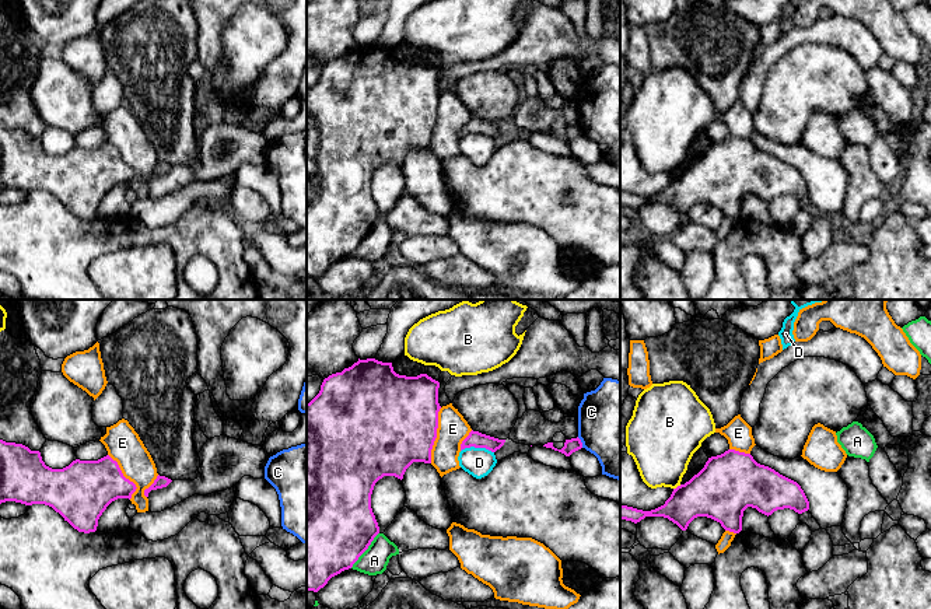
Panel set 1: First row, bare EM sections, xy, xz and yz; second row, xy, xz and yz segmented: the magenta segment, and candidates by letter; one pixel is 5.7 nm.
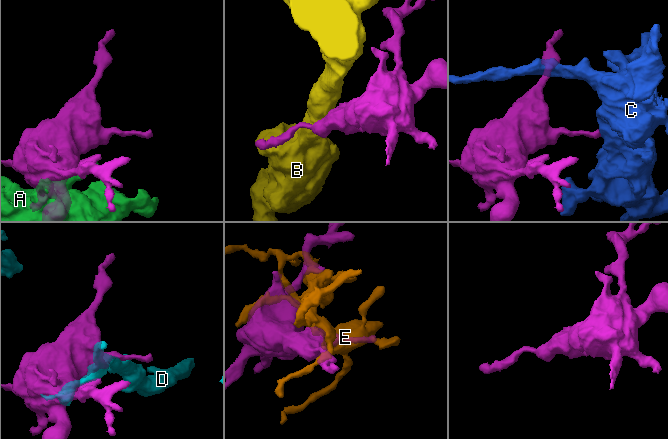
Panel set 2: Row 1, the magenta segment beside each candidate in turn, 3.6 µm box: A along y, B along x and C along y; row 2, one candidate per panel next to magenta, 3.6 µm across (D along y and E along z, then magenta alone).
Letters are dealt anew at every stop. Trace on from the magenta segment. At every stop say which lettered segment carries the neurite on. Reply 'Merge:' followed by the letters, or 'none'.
Merge: none

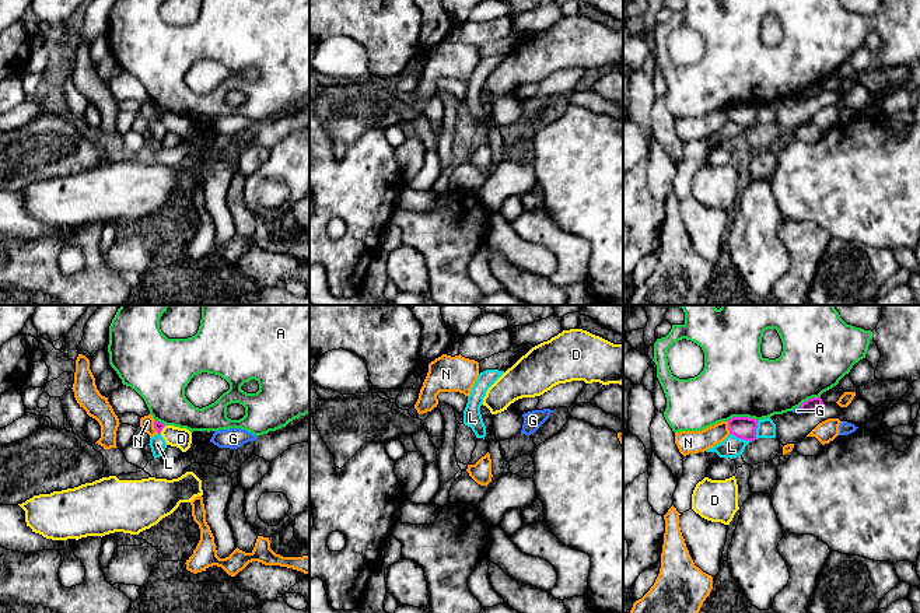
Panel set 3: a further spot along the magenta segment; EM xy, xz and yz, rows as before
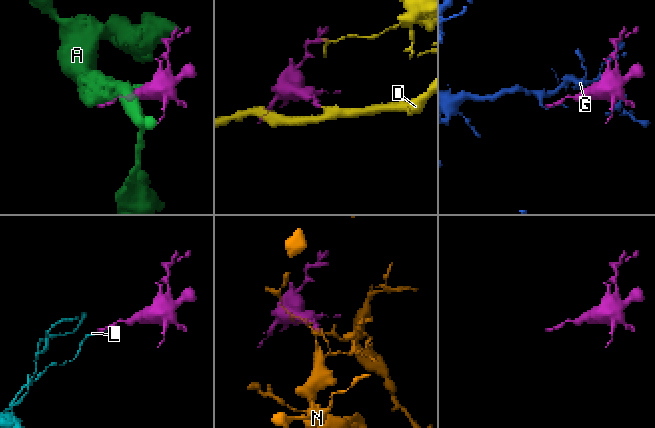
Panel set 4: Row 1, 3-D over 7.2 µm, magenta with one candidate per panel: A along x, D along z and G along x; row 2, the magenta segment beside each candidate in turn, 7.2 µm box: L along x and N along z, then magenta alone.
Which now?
Merge: none

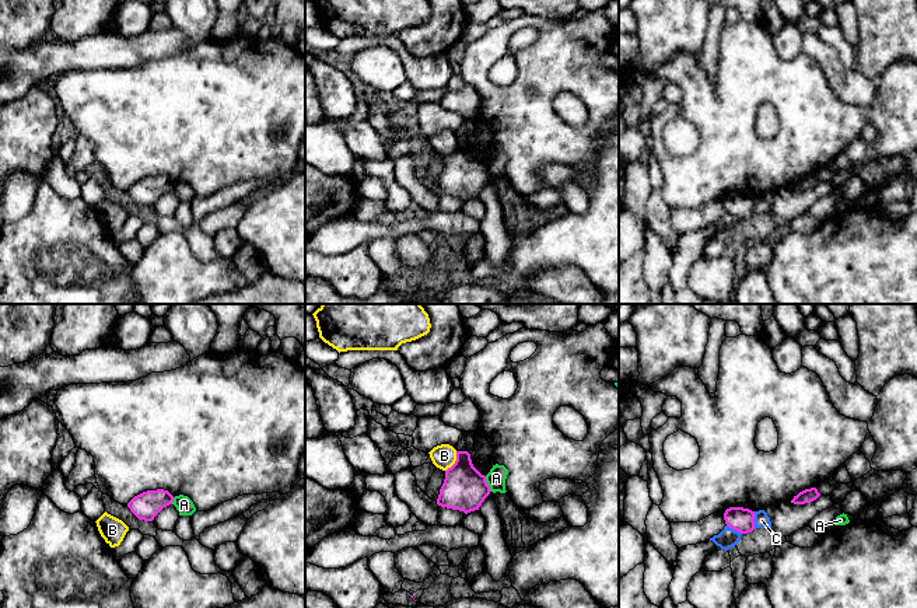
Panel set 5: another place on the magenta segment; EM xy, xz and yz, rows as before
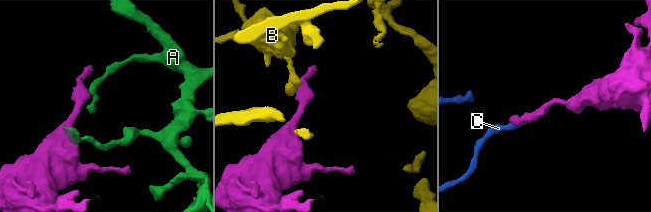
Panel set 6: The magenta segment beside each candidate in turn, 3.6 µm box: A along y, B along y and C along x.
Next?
Merge: none

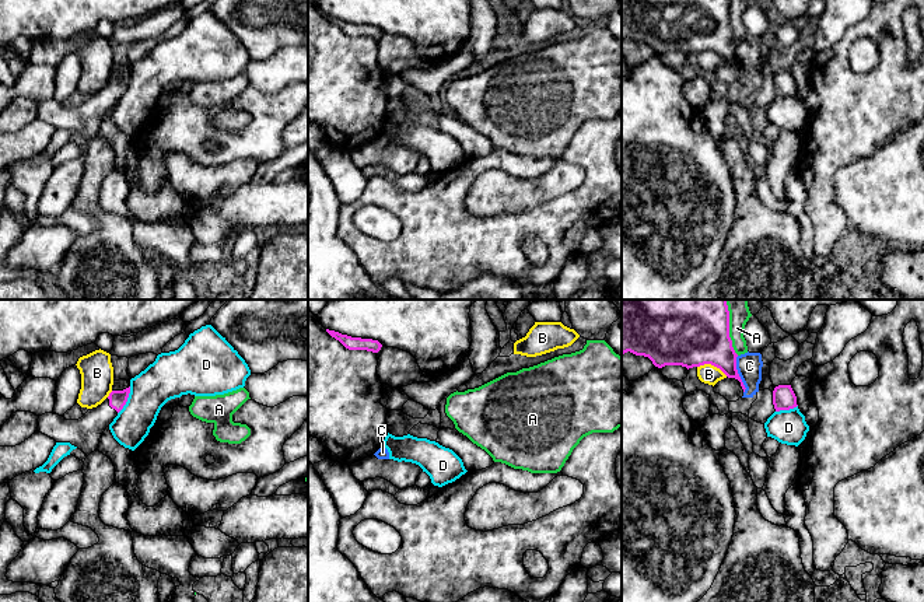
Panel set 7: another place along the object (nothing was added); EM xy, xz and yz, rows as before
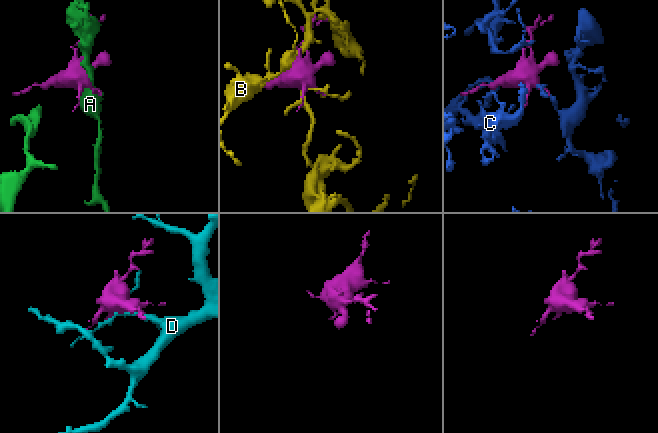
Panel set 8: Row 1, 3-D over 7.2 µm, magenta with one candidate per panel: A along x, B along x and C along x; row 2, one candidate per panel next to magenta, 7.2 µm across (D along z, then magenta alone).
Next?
Merge: none

